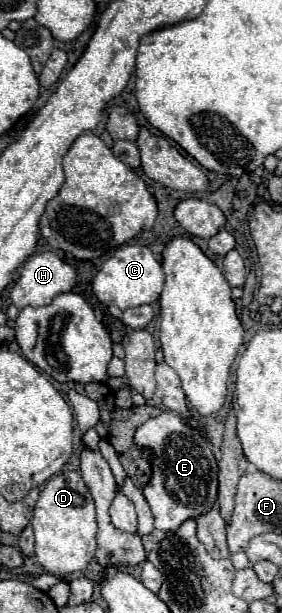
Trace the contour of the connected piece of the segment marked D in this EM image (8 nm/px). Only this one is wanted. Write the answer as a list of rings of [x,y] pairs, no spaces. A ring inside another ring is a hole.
[[[62,471],[40,487],[30,525],[36,539],[36,559],[46,571],[68,575],[88,567],[96,553],[96,511],[94,499],[78,471]]]

